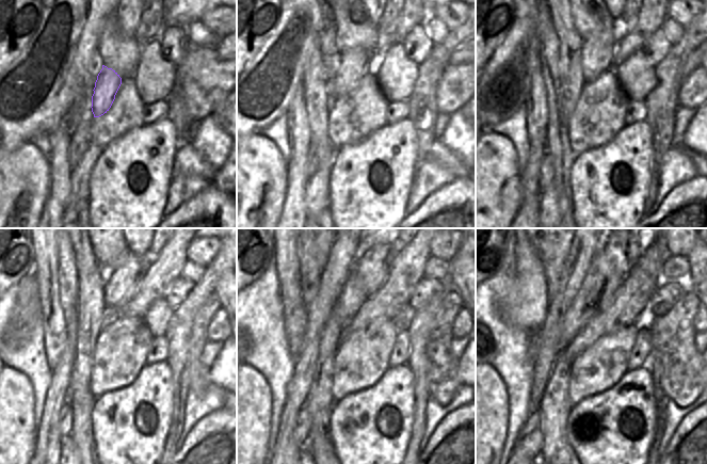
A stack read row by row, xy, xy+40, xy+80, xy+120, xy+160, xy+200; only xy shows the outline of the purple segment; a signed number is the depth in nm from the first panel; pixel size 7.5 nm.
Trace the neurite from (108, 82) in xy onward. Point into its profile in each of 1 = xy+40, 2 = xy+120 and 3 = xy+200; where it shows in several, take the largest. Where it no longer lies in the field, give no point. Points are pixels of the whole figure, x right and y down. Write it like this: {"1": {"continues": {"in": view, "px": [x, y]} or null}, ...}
{"1": {"continues": {"in": "xy+40", "px": [354, 65]}}, "2": {"continues": {"in": "xy+120", "px": [124, 283]}}, "3": {"continues": {"in": "xy+200", "px": [616, 250]}}}

